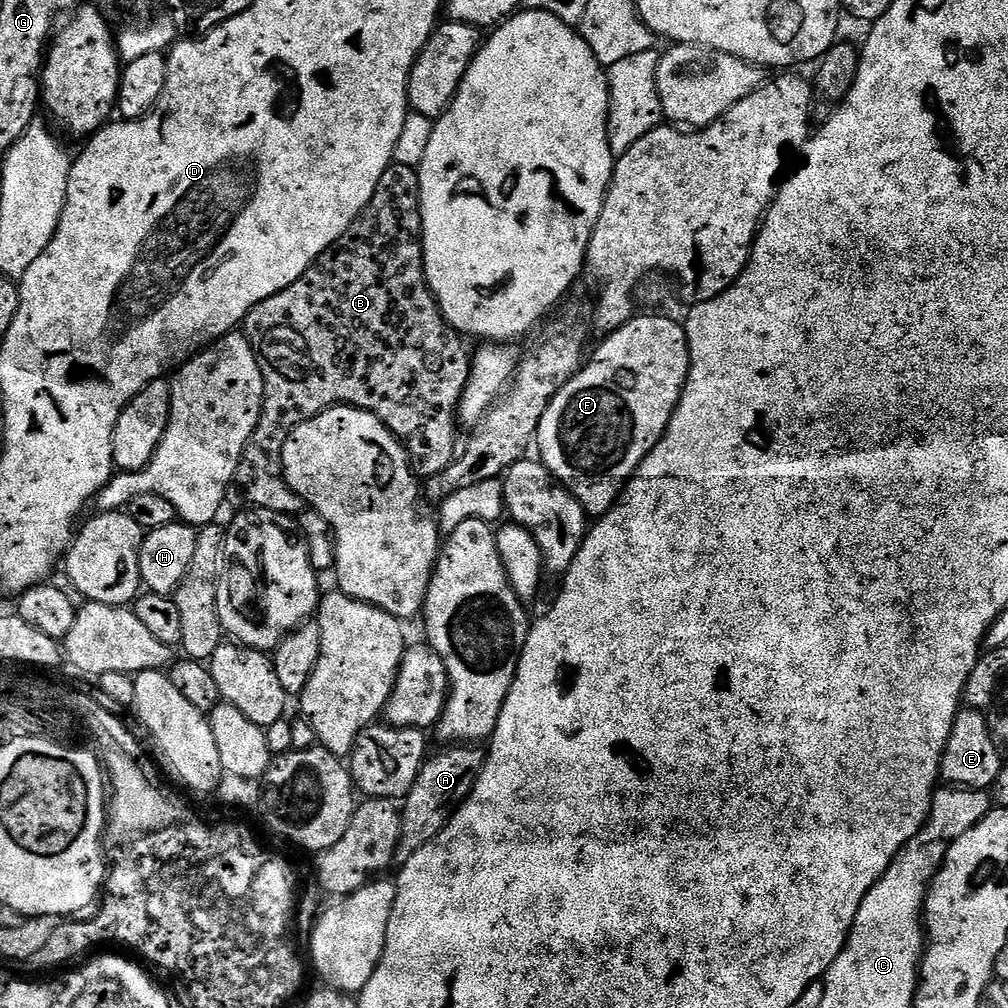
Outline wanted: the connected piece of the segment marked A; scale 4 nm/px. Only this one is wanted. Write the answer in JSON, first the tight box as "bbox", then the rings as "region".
{"bbox":[395,744,484,866],"region":[[[454,744],[445,747],[445,752],[429,755],[420,768],[414,786],[403,797],[400,808],[400,841],[396,847],[395,863],[403,866],[410,864],[419,856],[428,843],[435,840],[450,823],[454,813],[467,801],[473,792],[478,778],[484,775],[483,747],[474,744]]]}

